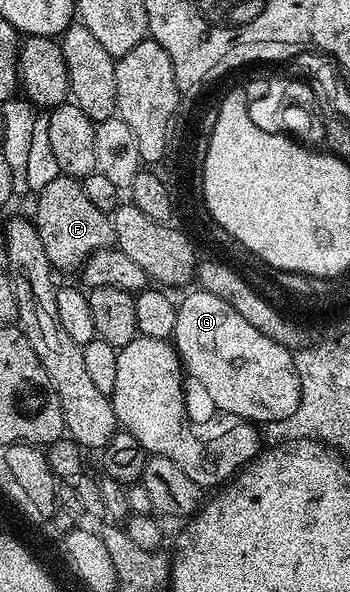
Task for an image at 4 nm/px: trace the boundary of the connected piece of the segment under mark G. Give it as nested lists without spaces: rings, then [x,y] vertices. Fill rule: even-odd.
[[[193,291],[183,301],[177,302],[176,331],[172,344],[178,351],[183,370],[190,373],[202,384],[210,401],[222,413],[231,413],[231,418],[251,423],[265,423],[272,420],[287,419],[296,411],[300,401],[300,379],[294,366],[294,354],[289,348],[264,335],[264,331],[256,331],[236,307],[224,303],[224,299],[216,299],[216,295]]]

